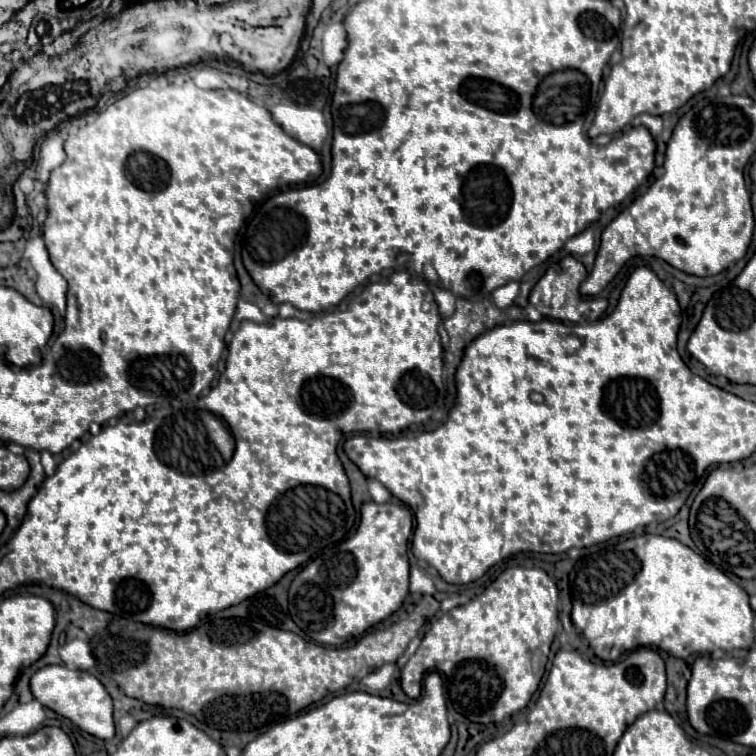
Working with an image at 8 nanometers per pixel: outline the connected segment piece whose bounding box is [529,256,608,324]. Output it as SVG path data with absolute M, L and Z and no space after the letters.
M565 256L557 264L549 266L543 278L533 286L529 294L529 302L533 308L537 308L543 316L561 320L561 322L573 322L573 324L589 324L599 320L605 314L608 308L608 301L601 297L583 298L579 294L579 284L585 280L587 270L585 266L575 260L573 256Z

